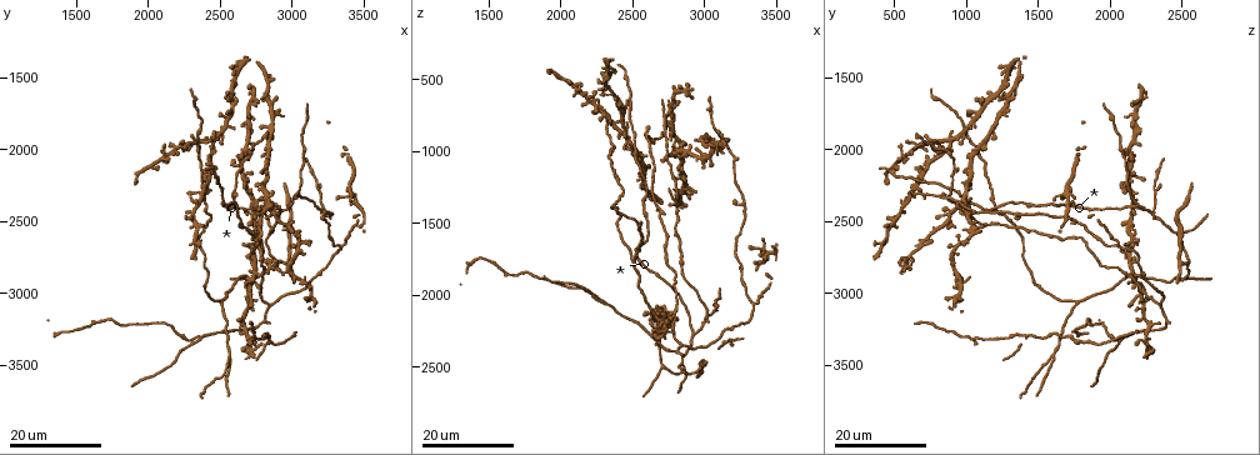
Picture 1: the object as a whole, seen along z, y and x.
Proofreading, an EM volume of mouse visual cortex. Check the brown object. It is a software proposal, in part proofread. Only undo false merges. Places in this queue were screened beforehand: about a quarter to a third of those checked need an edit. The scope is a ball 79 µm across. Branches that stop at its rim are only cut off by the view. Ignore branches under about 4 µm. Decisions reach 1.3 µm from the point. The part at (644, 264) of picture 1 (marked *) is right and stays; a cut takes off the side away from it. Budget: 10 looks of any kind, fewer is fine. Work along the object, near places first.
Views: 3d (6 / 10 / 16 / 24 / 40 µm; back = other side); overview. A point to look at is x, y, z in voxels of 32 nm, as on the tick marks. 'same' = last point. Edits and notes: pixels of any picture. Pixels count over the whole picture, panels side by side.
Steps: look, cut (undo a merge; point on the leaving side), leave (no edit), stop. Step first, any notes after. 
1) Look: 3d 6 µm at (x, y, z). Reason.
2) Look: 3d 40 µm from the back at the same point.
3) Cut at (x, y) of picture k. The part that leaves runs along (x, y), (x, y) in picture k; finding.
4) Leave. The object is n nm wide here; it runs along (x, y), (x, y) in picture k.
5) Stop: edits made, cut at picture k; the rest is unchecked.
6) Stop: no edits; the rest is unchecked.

Look: 3d 24 µm at (2700, 2580, 1460). Calibre changes.

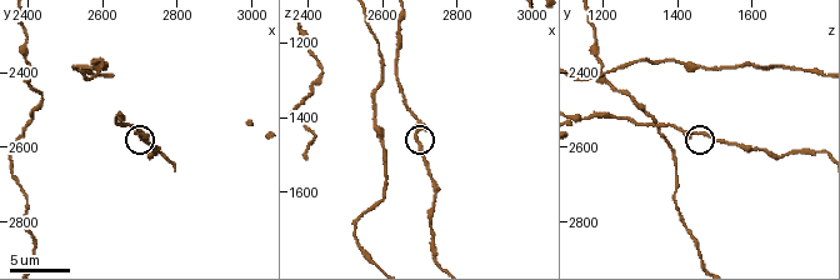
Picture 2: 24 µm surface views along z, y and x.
Look: 3d 6 µm at (2690, 2560, 1450).

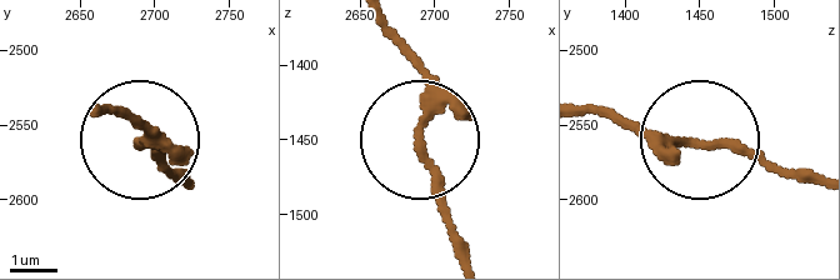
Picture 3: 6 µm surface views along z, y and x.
Look: 3d 6 µm from the back at (2692, 2564, 1452).

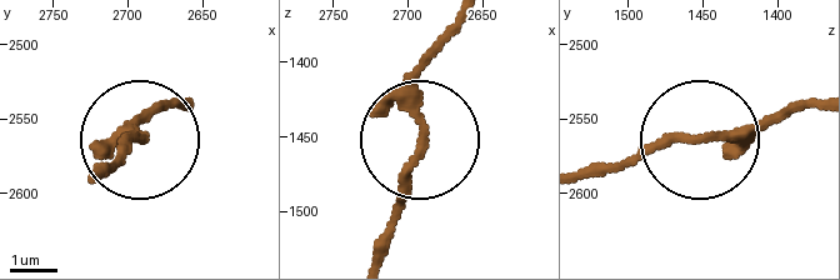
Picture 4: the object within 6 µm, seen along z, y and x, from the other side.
Leave. It runs along (91, 173), (159, 105) in picture 4; continuous, no second neuron.

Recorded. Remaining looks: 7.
Look: 3d 24 µm at (2560, 3420, 1580). Two arms in line, one across.

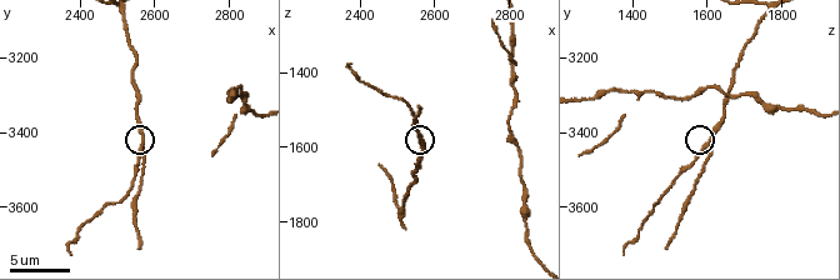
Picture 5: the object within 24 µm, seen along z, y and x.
Look: 3d 6 µm at (2570, 3440, 1600). Zoom in.

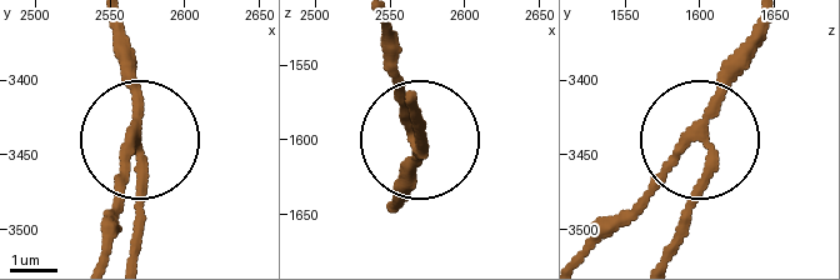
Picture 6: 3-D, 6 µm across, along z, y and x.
Look: 3d 6 µm from the back at (2566, 3440, 1594).

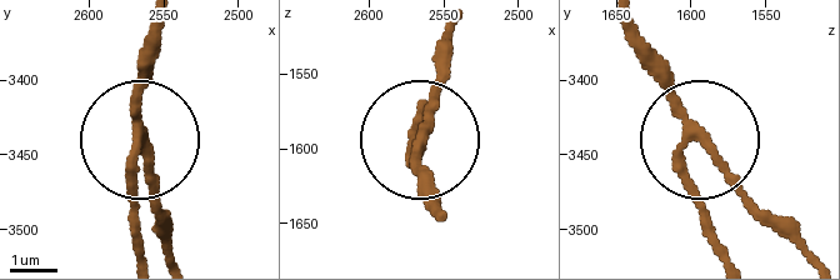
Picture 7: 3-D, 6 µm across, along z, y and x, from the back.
Leave. The side arm is 10 µm long; it runs along (154, 23), (130, 246) in picture 7; all the same neuron.

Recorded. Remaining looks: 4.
Look: 3d 16 µm at (2700, 2900, 2500). Three-way junction.

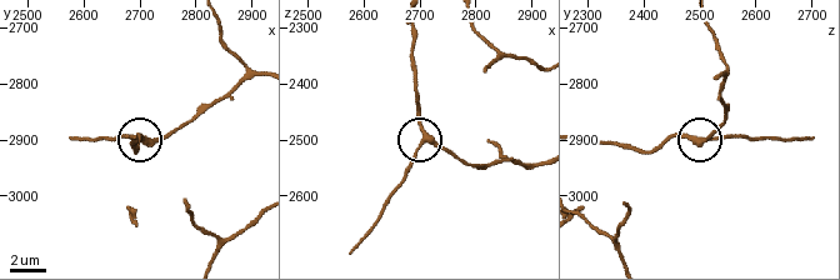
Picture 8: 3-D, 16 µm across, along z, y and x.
Look: 3d 6 µm at (2705, 2900, 2490).

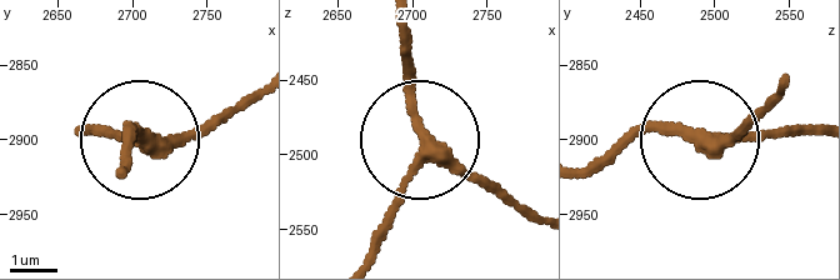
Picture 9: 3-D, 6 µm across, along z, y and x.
Leave. The object is 260 nm wide here; it runs along (251, 93), (180, 136), (84, 136) in picture 9; continuous, no second neuron.

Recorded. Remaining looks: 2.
Look: 3d 24 µm at (2360, 3300, 2080). Branch point.

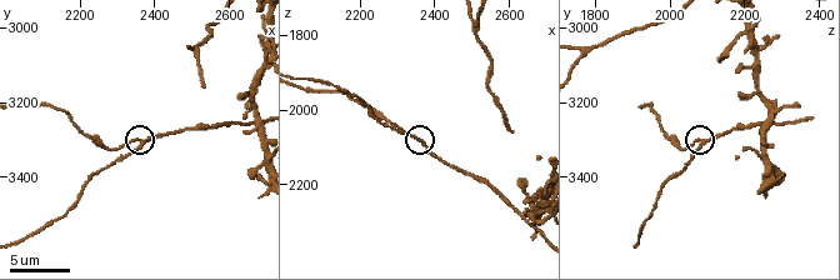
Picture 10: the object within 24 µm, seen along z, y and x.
Look: 3d 10 µm at (2360, 3310, 2080).

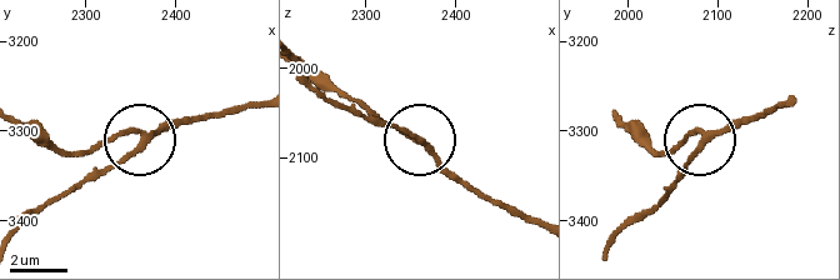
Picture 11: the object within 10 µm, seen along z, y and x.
Leave. The object is 180 nm wide here; it runs along (258, 103), (158, 126), (88, 176) in picture 11; one neuron here.

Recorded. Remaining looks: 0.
Stop: no edits; the rest is unchecked.

